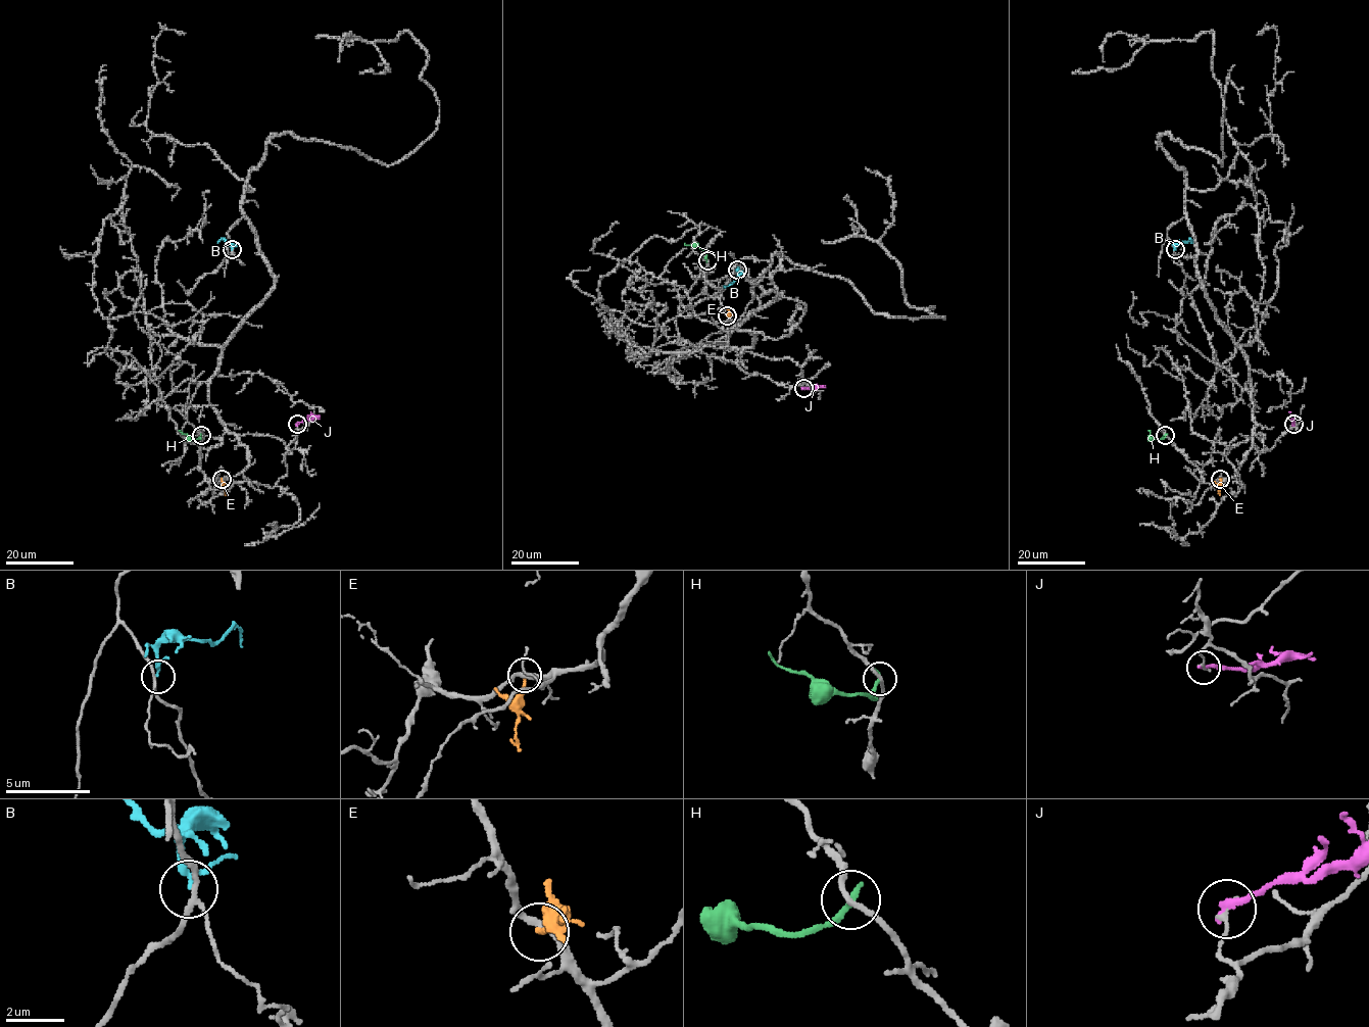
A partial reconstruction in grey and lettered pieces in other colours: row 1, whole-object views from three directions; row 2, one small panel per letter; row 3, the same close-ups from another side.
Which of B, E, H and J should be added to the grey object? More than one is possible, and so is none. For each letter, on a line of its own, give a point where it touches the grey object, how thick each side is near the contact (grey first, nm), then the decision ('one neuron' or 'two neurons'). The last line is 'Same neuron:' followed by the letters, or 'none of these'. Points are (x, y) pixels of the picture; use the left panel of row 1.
B: contact (232, 249); calibres 150 and 150 nm; two neurons
E: contact (222, 479); calibres 280 and 170 nm; two neurons
H: contact (201, 435); calibres 170 and 240 nm; two neurons
J: contact (297, 424); calibres 180 and 220 nm; two neurons
Same neuron: none of these

